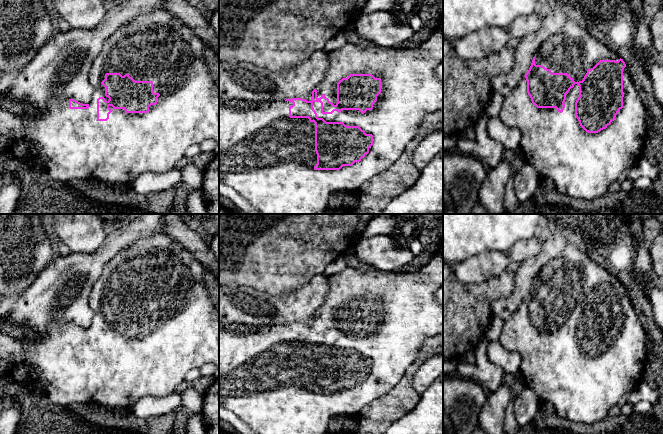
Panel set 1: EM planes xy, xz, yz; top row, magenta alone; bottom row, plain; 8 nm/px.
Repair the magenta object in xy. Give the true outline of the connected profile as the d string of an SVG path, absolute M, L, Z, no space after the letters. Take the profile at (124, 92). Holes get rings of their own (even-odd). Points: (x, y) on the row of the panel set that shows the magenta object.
M155 10L140 14L122 25L104 43L99 55L93 61L88 80L92 86L92 99L89 104L82 104L74 99L54 97L50 99L43 110L27 110L25 115L13 114L0 106L0 134L8 138L10 148L7 155L19 166L13 174L13 181L18 181L23 188L22 174L33 165L46 173L54 181L70 182L72 180L99 181L112 187L132 185L136 178L144 172L165 173L175 168L175 165L185 157L186 150L192 145L200 145L207 139L212 139L219 145L219 92L214 88L214 80L209 72L204 58L205 42L179 18L166 10Z

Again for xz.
M443 11L436 24L436 31L430 37L408 49L382 48L374 44L364 47L347 43L329 53L329 67L324 79L312 91L312 99L302 98L276 100L267 108L230 107L219 99L219 182L233 188L260 214L327 214L331 195L338 191L358 191L359 187L373 176L381 173L394 163L404 152L406 145L417 134L419 124L427 114L443 110L443 81L436 76L437 66L443 62Z

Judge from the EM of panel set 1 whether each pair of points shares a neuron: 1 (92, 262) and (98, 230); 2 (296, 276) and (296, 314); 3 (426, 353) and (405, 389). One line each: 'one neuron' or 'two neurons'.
1: two neurons
2: two neurons
3: one neuron

